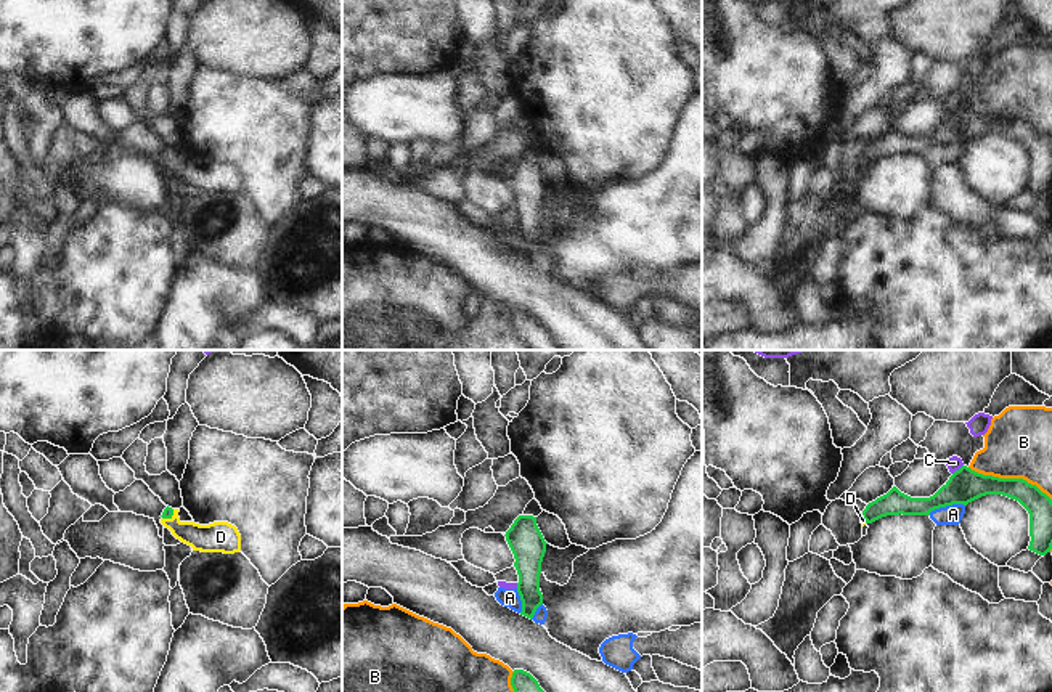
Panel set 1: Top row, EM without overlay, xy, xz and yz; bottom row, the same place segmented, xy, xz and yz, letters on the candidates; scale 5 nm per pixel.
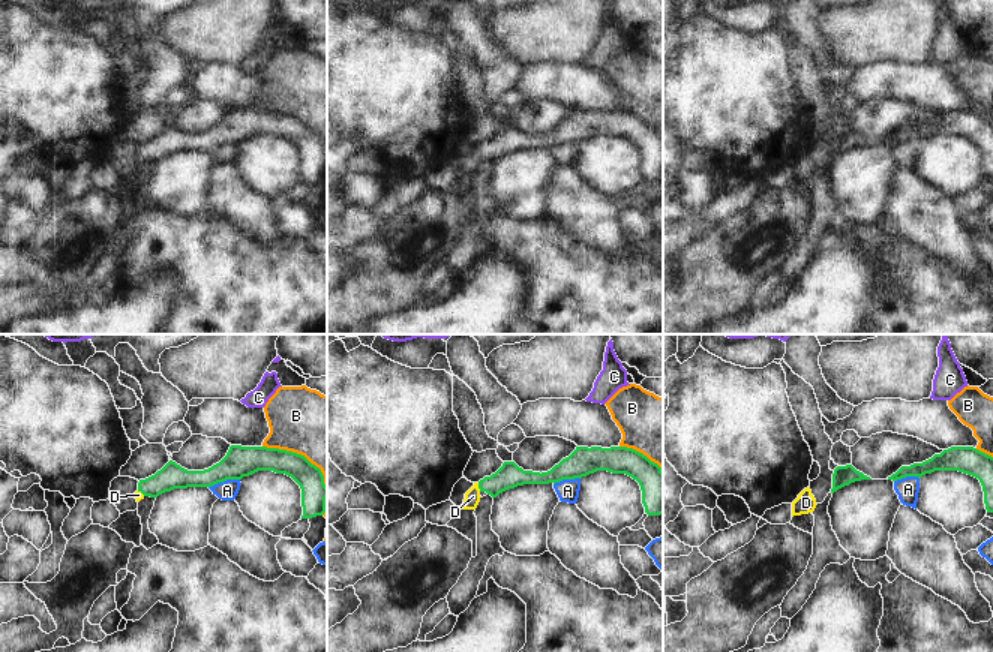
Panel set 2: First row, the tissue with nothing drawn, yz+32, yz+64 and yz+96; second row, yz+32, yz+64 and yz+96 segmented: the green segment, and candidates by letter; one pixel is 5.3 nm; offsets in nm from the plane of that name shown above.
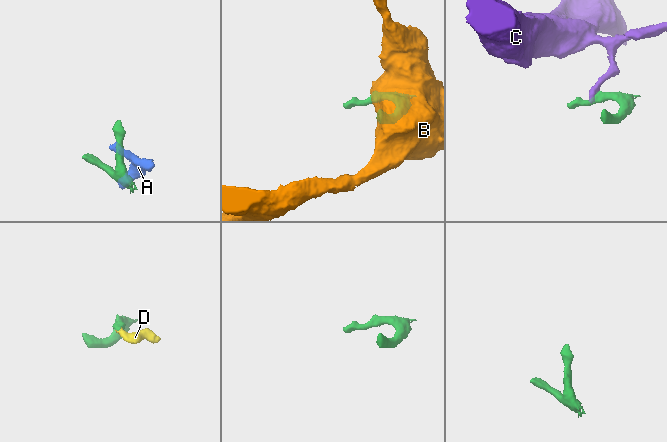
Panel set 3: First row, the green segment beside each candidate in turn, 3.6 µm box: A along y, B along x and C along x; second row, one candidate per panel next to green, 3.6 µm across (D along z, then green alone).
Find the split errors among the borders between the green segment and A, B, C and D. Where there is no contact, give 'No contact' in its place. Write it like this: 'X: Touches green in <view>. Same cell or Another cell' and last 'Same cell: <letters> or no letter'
A: Touches green in yz. Another cell
B: Touches green in yz. Another cell
C: Touches green in yz. Another cell
D: Touches green in xy. Same cell
Same cell: D.

